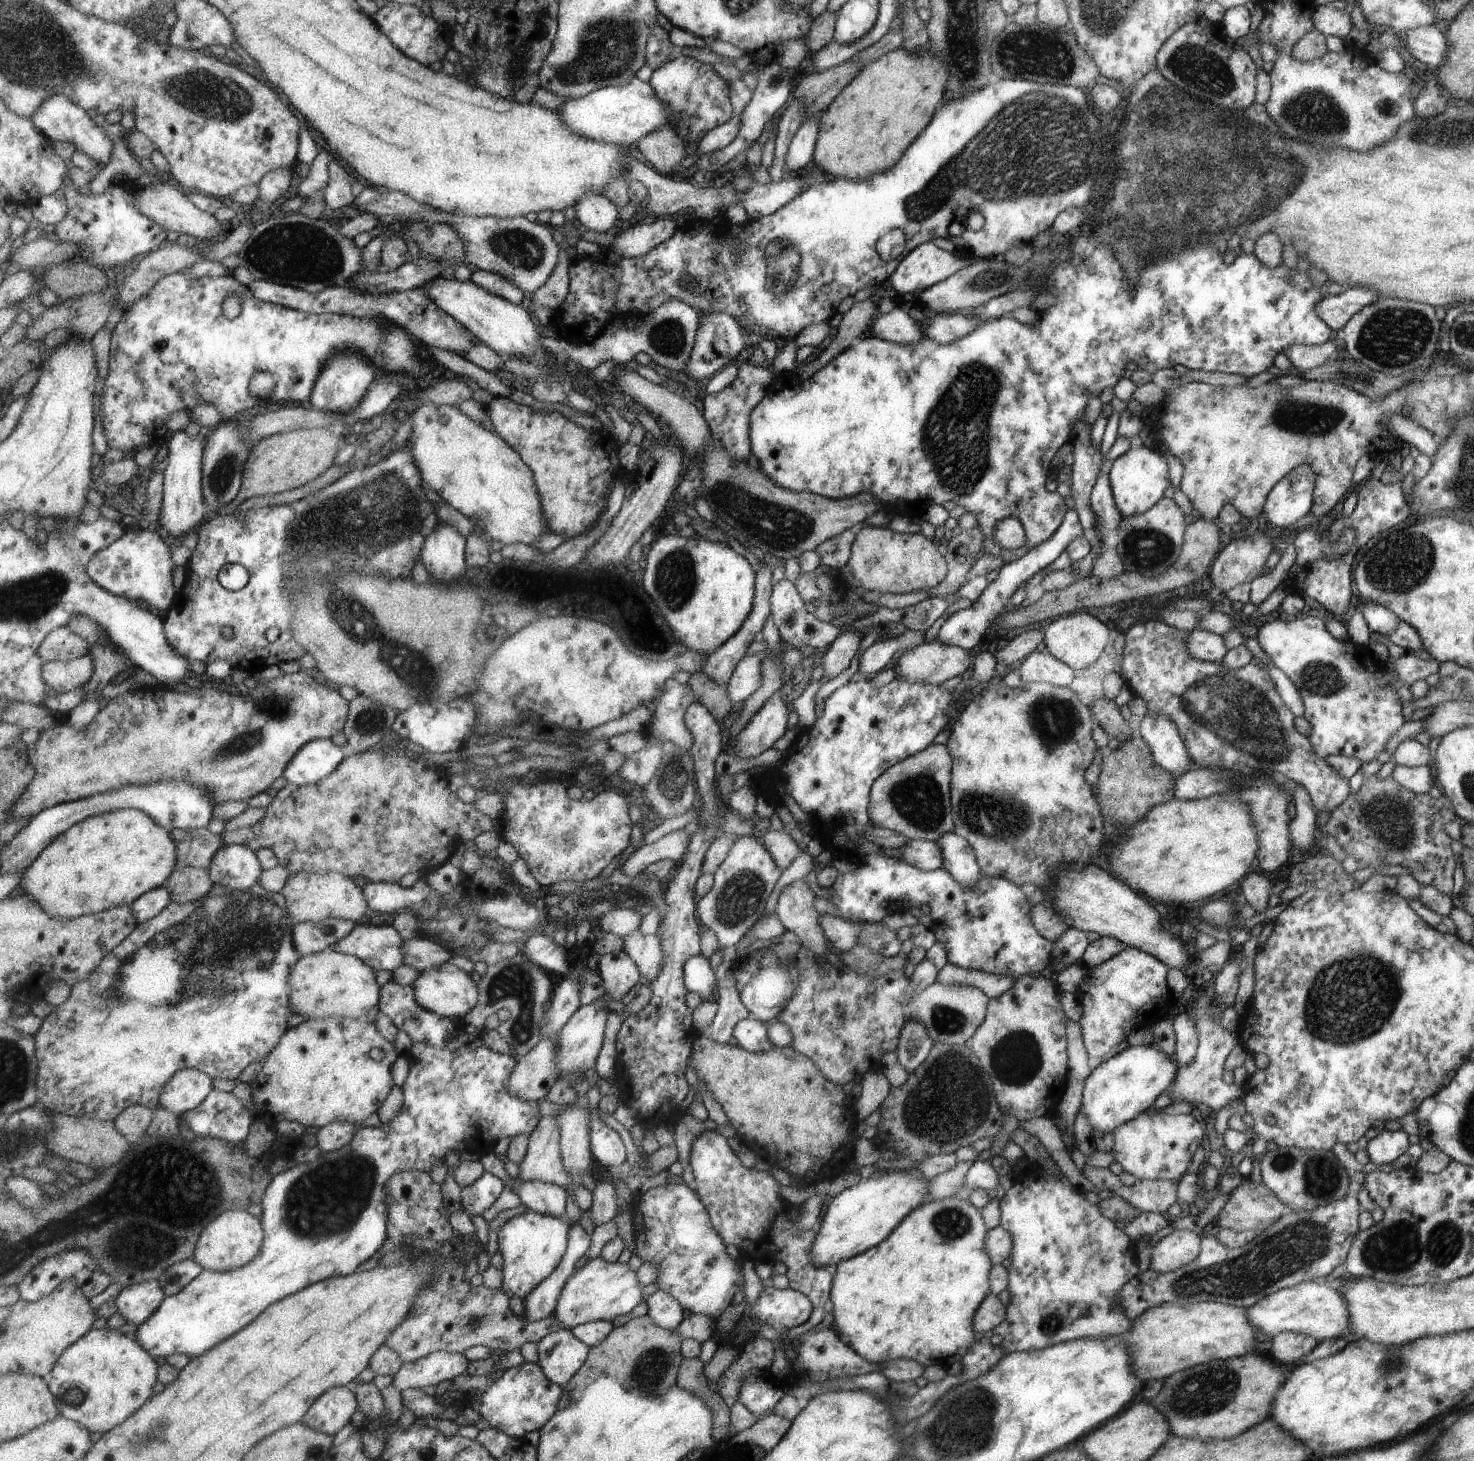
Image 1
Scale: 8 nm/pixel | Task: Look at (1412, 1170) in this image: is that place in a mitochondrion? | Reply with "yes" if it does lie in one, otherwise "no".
no

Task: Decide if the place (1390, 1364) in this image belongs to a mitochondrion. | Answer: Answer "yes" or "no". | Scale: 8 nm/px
yes

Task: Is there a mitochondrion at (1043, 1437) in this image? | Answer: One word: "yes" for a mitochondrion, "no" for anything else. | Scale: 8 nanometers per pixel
no

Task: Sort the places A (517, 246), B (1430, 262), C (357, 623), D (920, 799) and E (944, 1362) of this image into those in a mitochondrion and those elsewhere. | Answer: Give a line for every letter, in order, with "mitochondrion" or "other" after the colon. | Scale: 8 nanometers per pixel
A: mitochondrion
B: other
C: mitochondrion
D: mitochondrion
E: other

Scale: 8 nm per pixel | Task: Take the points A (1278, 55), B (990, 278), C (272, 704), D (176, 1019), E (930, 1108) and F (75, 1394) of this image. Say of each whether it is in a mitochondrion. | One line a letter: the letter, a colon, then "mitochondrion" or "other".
A: other
B: mitochondrion
C: mitochondrion
D: other
E: mitochondrion
F: mitochondrion

